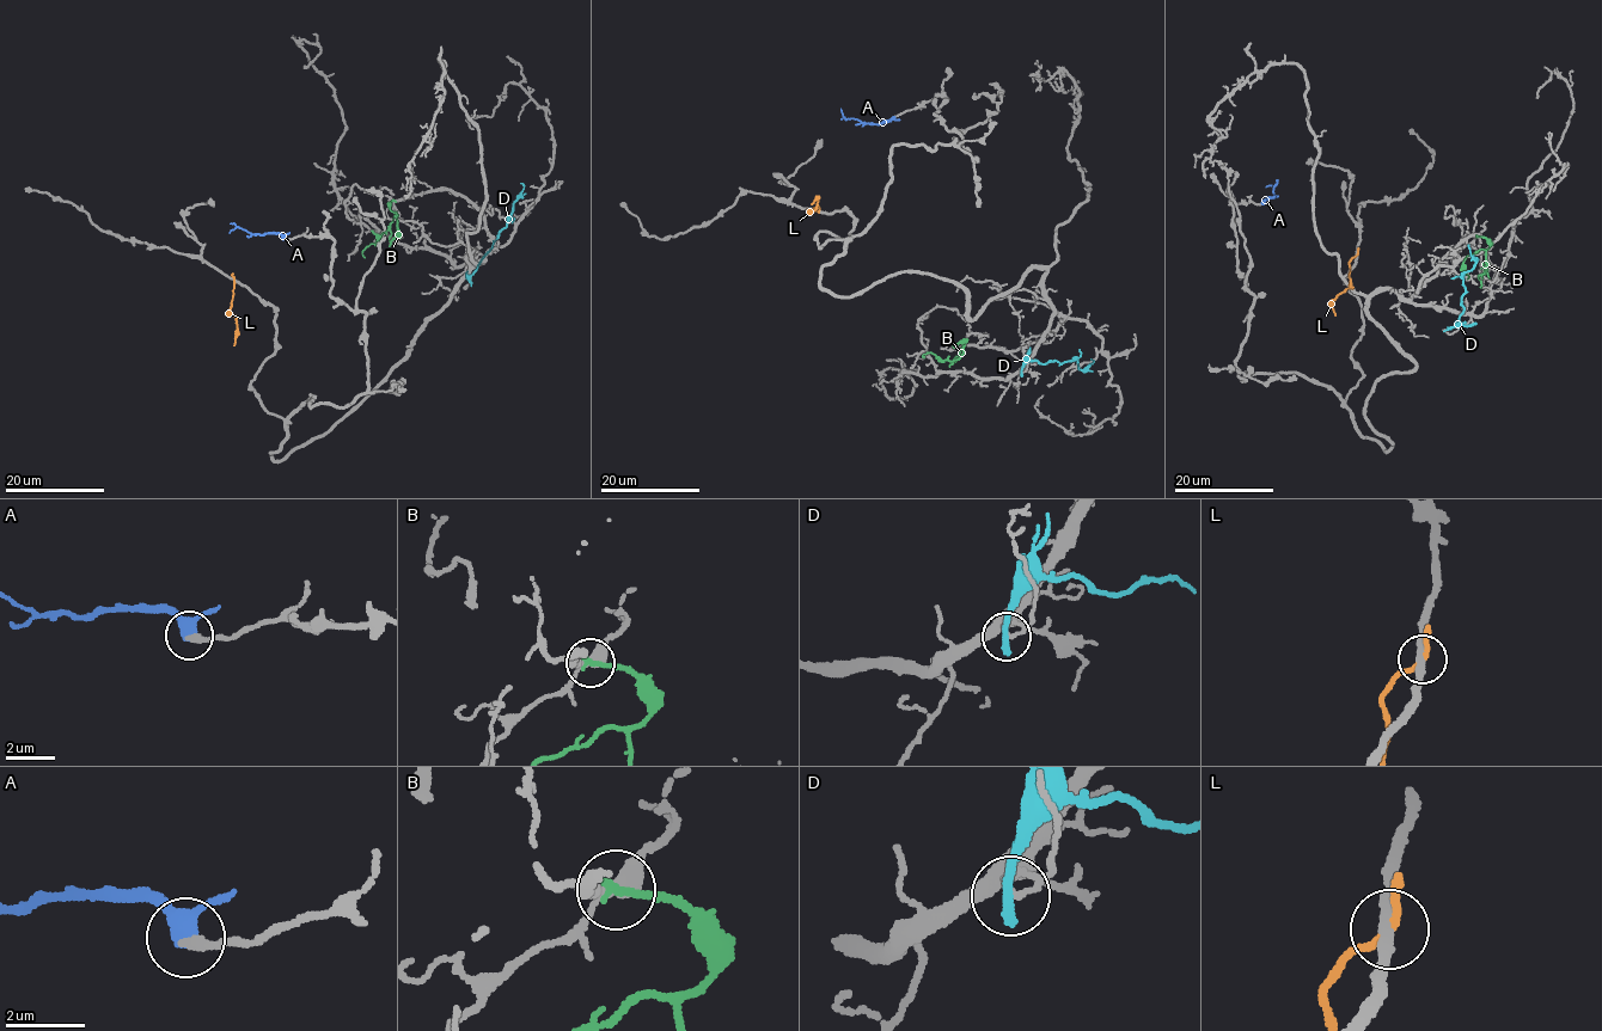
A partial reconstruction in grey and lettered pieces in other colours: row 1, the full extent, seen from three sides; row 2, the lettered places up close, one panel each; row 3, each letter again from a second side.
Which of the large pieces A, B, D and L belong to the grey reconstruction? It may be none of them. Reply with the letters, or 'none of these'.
none of these

